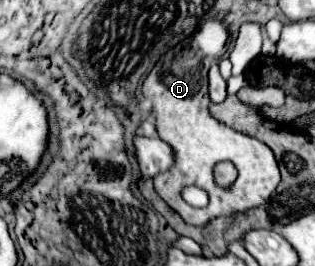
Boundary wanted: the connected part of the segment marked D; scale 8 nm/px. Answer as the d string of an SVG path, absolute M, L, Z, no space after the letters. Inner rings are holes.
M205 21L183 47L177 49L175 45L169 49L147 73L141 85L141 95L151 101L159 139L163 139L175 153L175 163L165 173L153 177L153 187L159 197L191 225L205 225L213 217L259 207L271 197L281 181L275 155L265 143L233 131L231 127L213 119L209 113L207 71L213 61L223 57L227 51L227 41L229 29L225 21ZM219 161L231 161L239 171L237 181L229 189L215 185L213 165ZM185 185L203 187L209 193L209 205L203 209L187 205L181 197L181 189Z

